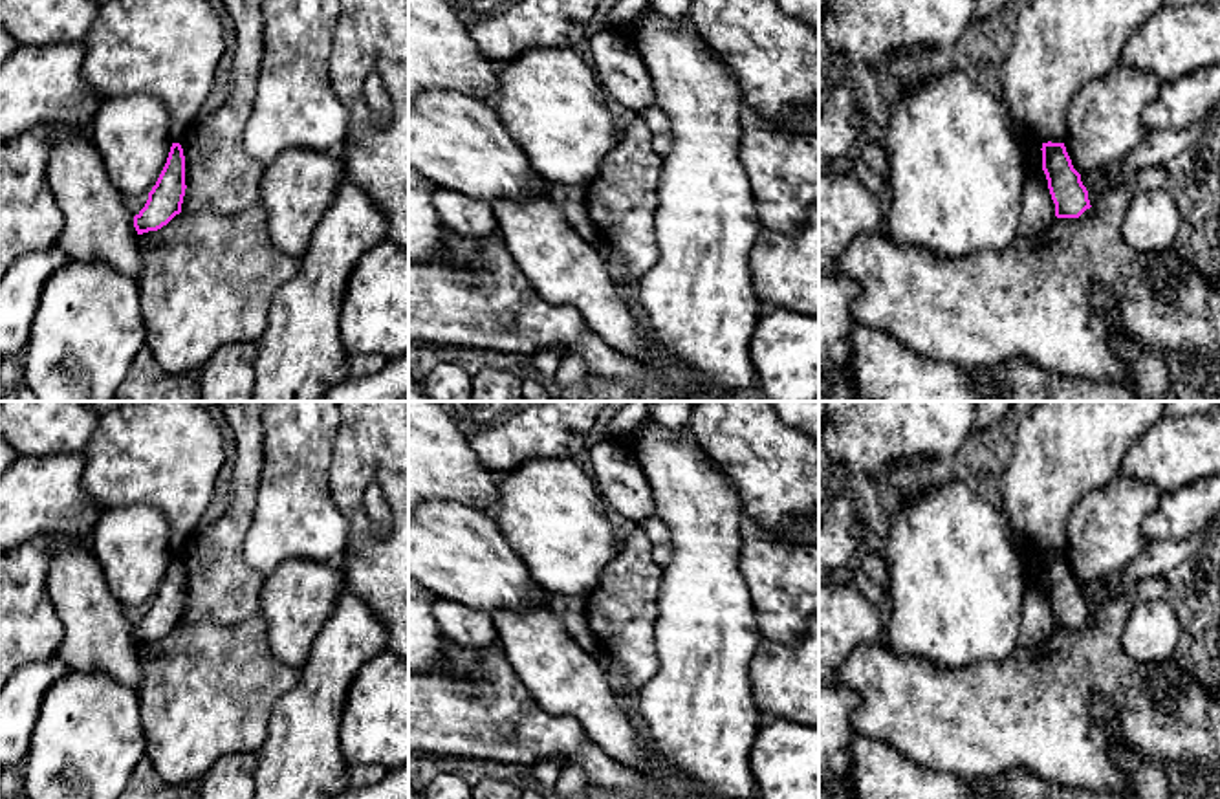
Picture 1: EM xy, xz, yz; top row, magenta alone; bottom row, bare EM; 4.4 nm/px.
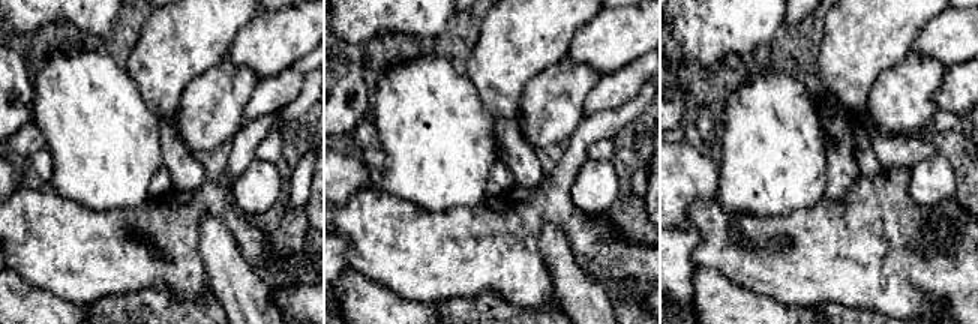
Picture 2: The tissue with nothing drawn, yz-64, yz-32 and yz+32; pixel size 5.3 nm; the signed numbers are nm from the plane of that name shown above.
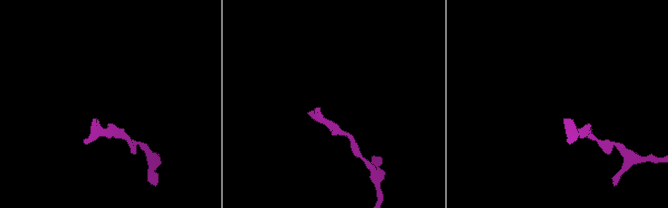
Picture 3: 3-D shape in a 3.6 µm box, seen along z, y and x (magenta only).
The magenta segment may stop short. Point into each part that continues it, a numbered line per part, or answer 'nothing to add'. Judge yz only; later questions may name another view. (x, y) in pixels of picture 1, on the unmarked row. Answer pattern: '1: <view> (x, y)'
nothing to add

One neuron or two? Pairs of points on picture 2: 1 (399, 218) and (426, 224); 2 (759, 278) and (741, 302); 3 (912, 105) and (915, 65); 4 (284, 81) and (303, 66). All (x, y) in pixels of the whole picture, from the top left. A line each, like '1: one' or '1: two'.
1: one
2: two
3: one
4: one

